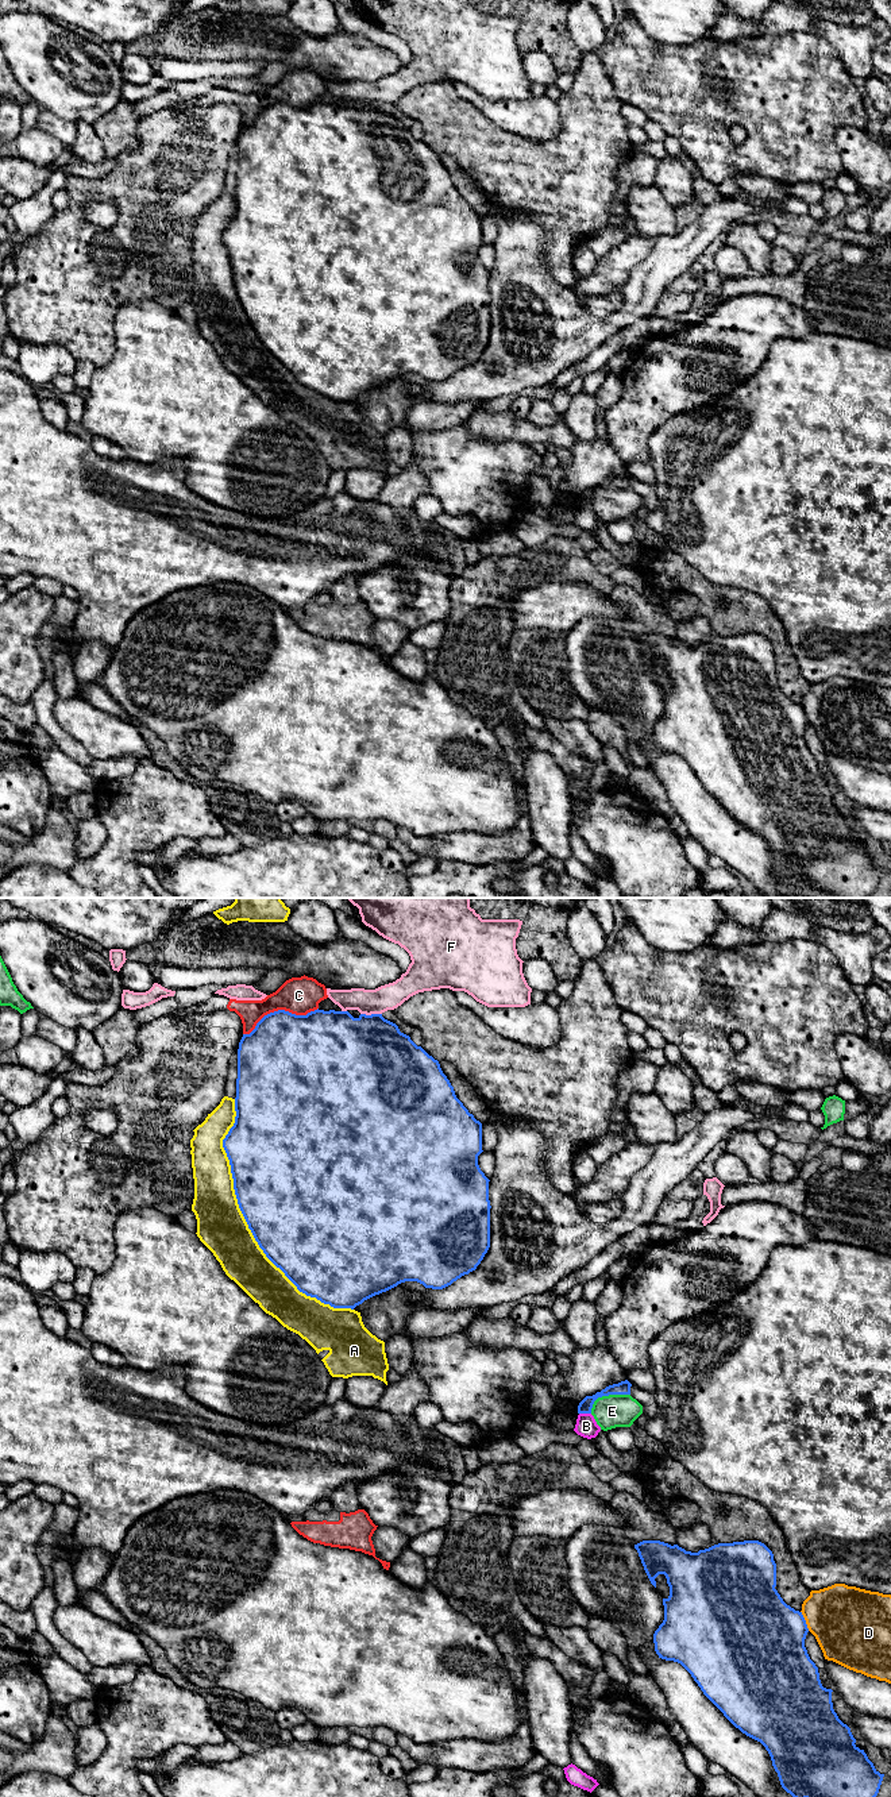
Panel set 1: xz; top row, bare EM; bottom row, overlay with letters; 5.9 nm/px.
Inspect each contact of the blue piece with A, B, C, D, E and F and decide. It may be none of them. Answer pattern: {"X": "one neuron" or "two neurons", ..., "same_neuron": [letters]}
{"A": "two neurons", "B": "two neurons", "C": "two neurons", "D": "two neurons", "E": "two neurons", "F": "two neurons", "same_neuron": []}

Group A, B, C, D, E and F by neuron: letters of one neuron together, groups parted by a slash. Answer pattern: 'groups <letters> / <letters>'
groups A / B F / C / D / E

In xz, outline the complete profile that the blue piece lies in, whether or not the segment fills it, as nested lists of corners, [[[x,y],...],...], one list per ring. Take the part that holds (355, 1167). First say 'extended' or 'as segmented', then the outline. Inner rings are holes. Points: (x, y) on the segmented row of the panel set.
as segmented; [[[278,1010],[265,1015],[250,1034],[243,1034],[238,1049],[238,1079],[236,1079],[236,1098],[235,1098],[235,1123],[223,1139],[223,1148],[227,1153],[234,1179],[234,1189],[238,1199],[239,1208],[251,1230],[259,1248],[266,1257],[279,1268],[285,1276],[297,1287],[297,1289],[306,1296],[316,1297],[324,1304],[333,1308],[351,1308],[362,1304],[364,1300],[386,1292],[401,1283],[417,1281],[425,1288],[443,1289],[464,1275],[475,1270],[483,1260],[490,1248],[490,1200],[489,1200],[489,1179],[478,1165],[478,1156],[482,1150],[482,1123],[474,1118],[472,1114],[456,1098],[454,1087],[447,1076],[443,1073],[440,1064],[429,1056],[421,1046],[417,1046],[409,1036],[400,1031],[398,1026],[382,1017],[382,1014],[360,1014],[354,1018],[348,1011],[324,1011],[315,1010],[306,1015],[296,1015],[285,1010]]]

